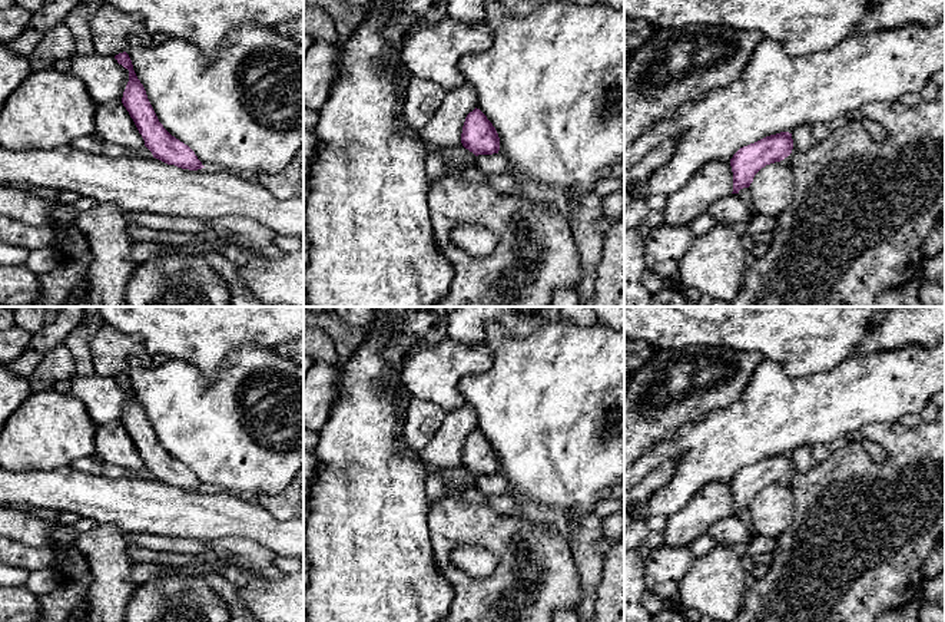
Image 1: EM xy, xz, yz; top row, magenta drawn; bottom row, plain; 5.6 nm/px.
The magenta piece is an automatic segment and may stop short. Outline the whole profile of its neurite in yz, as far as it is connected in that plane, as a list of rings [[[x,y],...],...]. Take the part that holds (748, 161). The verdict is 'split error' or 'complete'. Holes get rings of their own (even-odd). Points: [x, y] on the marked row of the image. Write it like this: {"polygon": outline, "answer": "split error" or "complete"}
{"polygon": [[[780,132],[740,148],[730,159],[733,192],[749,188],[755,175],[766,165],[780,162],[792,153],[792,133]]], "answer": "complete"}

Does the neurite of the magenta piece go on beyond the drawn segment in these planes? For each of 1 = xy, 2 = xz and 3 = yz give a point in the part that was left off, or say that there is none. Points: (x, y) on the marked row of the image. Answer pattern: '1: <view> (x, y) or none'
1: none
2: none
3: none

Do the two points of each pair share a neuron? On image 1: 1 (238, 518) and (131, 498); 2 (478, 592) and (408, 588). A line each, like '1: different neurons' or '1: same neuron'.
1: same neuron
2: different neurons

